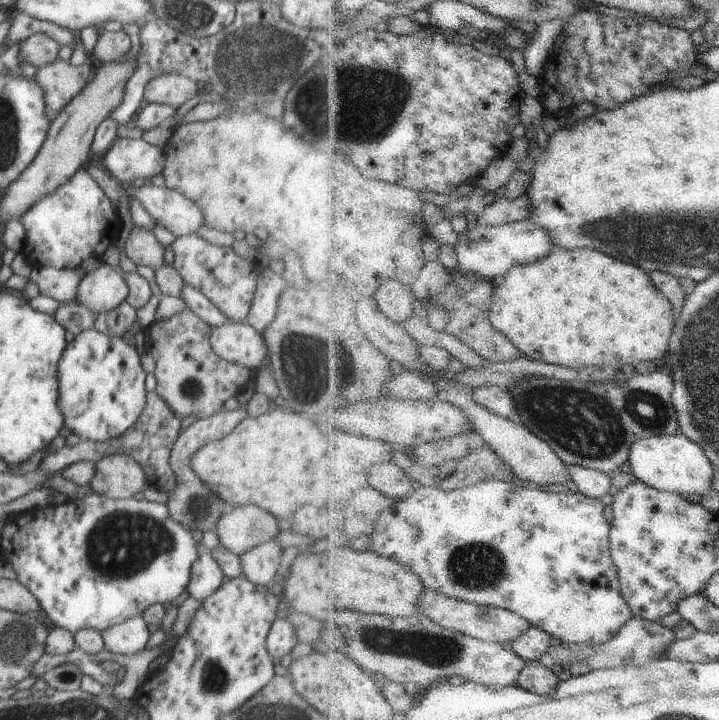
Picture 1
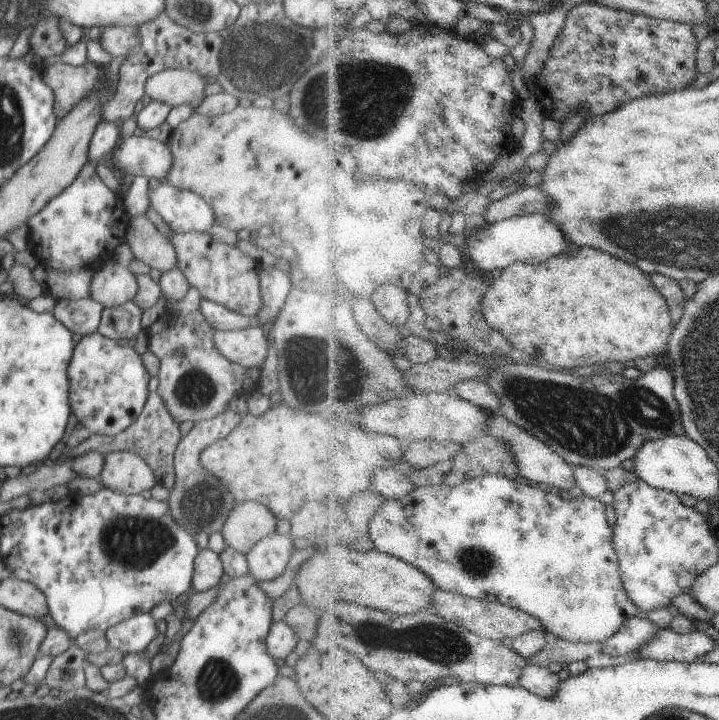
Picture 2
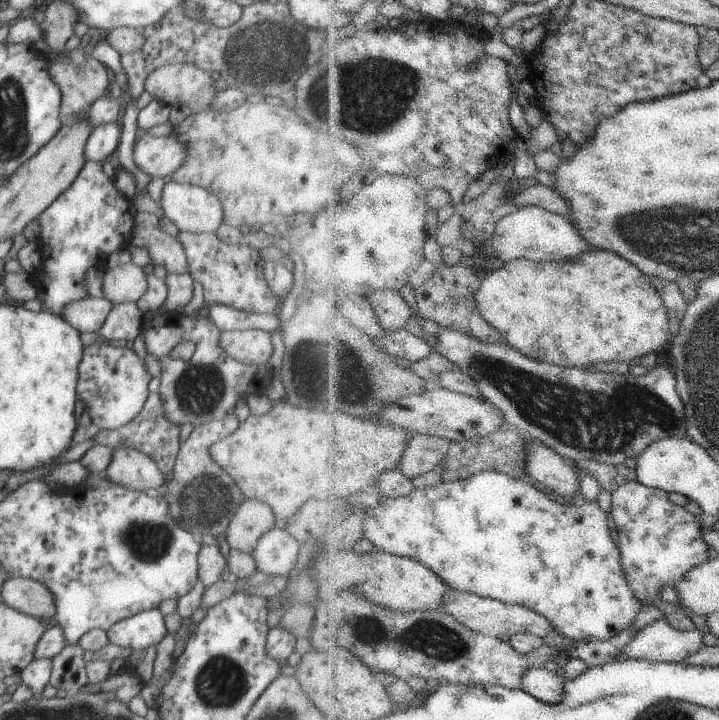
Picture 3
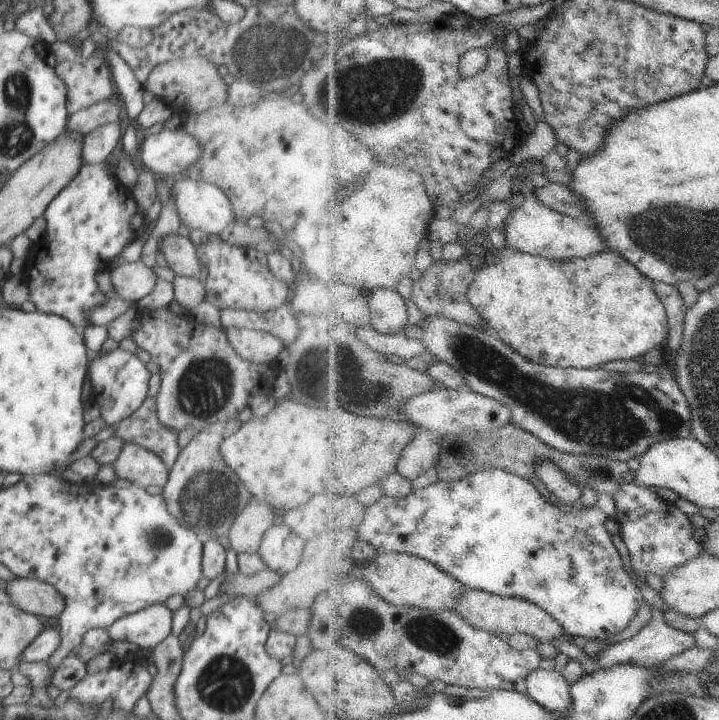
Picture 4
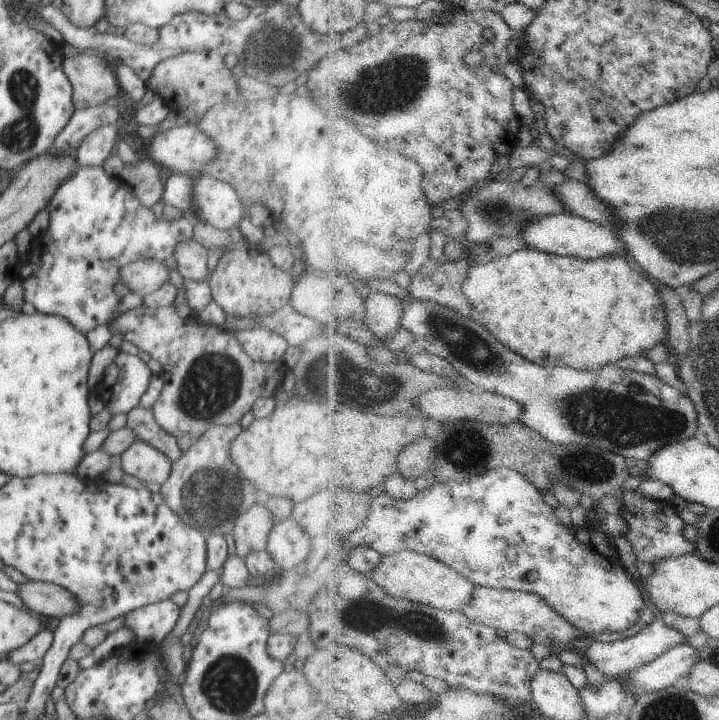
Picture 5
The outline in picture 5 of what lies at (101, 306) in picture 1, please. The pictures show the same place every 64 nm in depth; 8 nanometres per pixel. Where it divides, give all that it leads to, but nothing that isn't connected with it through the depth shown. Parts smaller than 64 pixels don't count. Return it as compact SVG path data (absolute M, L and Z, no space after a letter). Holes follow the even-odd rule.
M138 259L128 263L121 270L120 283L124 283L131 293L145 297L156 292L166 281L170 269L157 259Z

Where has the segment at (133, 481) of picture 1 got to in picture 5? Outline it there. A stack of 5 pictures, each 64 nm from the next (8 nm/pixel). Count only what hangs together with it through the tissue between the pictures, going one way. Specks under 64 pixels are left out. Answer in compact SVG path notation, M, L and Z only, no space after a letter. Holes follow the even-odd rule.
M136 440L121 454L118 464L128 476L134 476L144 484L163 485L172 472L168 457L140 440Z

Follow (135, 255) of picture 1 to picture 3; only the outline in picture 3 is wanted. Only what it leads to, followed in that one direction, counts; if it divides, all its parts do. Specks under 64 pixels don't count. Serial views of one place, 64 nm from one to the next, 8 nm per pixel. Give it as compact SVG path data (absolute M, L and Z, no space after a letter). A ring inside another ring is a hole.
M134 212L129 245L147 248L153 266L162 264L168 273L189 274L190 266L181 242L166 233L154 216L152 213Z

